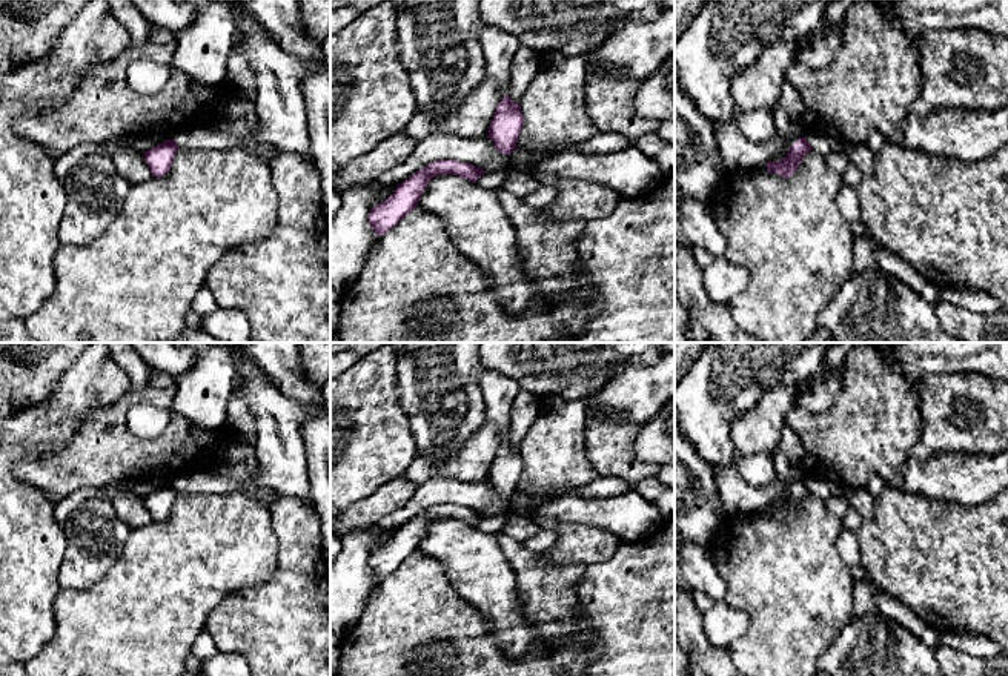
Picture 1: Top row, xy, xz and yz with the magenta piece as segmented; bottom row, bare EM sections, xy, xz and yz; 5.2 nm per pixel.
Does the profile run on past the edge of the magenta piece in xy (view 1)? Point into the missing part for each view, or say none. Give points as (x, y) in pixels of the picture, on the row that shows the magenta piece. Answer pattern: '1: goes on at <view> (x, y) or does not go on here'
1: does not go on here

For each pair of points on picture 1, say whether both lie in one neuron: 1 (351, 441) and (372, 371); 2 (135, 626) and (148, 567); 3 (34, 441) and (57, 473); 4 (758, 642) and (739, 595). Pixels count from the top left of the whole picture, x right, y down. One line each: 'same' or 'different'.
1: same
2: same
3: different
4: same

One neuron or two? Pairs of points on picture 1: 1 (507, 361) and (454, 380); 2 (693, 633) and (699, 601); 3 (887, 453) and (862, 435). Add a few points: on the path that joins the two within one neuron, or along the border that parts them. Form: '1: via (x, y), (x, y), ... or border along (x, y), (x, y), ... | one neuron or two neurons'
1: border along (480, 358), (486, 367) | two neurons
2: border along (690, 599), (701, 615) | two neurons
3: via (881, 447), (868, 435) | one neuron

